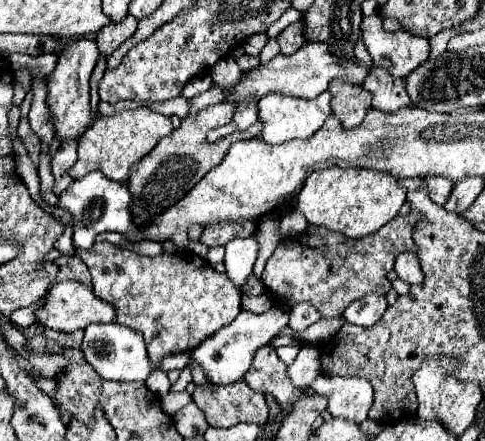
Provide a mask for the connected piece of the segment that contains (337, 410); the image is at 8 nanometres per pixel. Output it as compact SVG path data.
M319 375L311 389L327 397L327 411L333 417L363 423L373 405L373 387L363 377L331 377Z

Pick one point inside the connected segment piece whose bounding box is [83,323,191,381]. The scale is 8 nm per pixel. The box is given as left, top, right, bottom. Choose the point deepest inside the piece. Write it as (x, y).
(118, 353)

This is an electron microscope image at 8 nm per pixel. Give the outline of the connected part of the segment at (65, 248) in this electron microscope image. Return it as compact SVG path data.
M59 219L61 221L61 225L65 227L65 231L63 231L63 235L55 241L55 249L61 253L61 255L75 255L75 247L73 247L73 243L71 243L71 237L73 237L73 229L71 229L71 223L69 221L65 221L65 219Z

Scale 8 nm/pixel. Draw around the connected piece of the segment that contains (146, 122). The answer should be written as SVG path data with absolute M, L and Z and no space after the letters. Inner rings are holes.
M147 107L141 109L125 109L111 117L97 117L91 127L79 137L79 157L75 165L69 169L69 175L73 179L81 179L91 171L101 171L105 177L113 181L125 181L129 177L129 167L145 157L161 137L167 137L173 131L171 119L165 115L159 115Z

